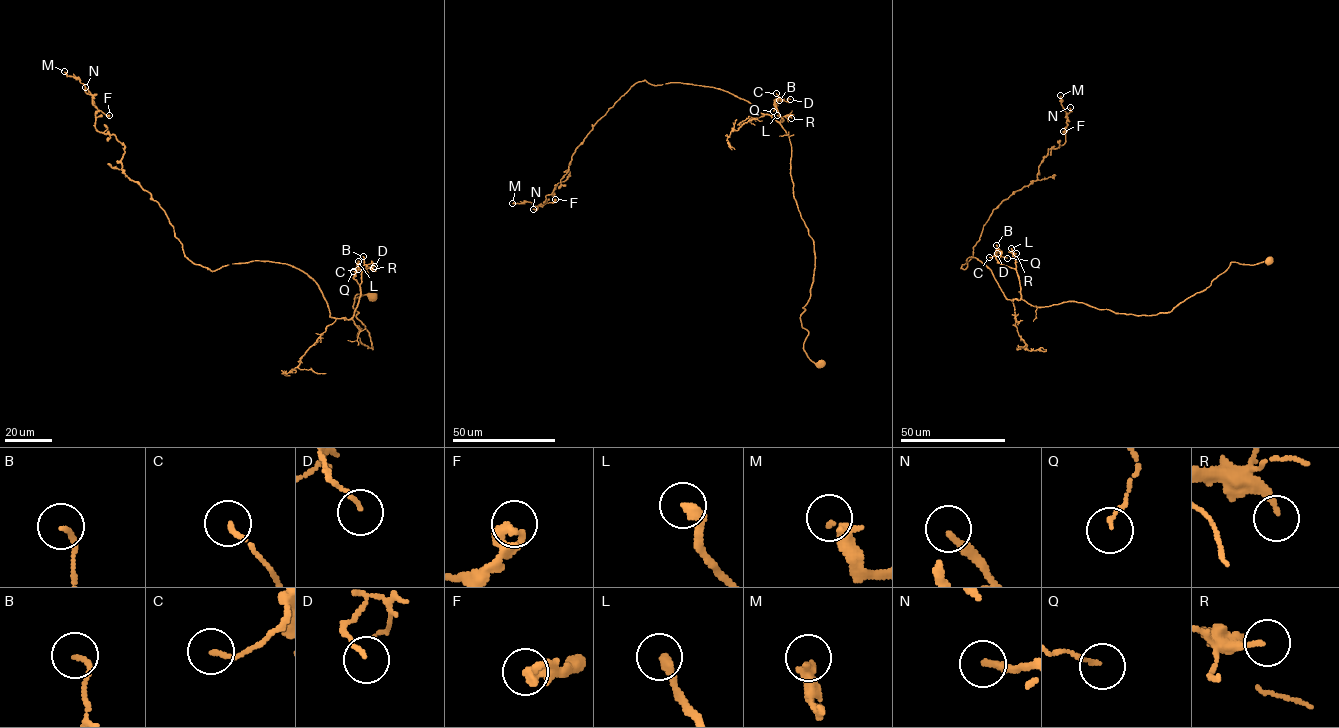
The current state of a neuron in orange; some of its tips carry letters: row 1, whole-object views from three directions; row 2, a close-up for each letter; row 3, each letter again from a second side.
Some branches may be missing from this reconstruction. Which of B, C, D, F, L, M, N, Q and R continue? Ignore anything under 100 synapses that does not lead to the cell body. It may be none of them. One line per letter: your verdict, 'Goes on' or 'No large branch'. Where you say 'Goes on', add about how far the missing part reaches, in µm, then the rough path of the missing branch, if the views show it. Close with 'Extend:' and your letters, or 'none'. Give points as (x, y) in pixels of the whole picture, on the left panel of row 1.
B: No large branch
C: No large branch
D: No large branch
F: No large branch
L: No large branch
M: No large branch
N: No large branch
Q: No large branch
R: No large branch
Extend: none

